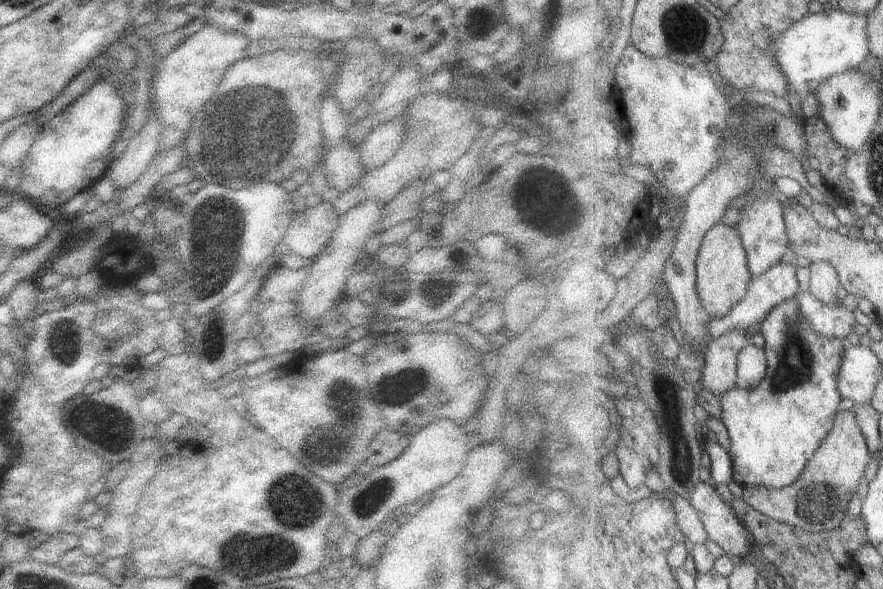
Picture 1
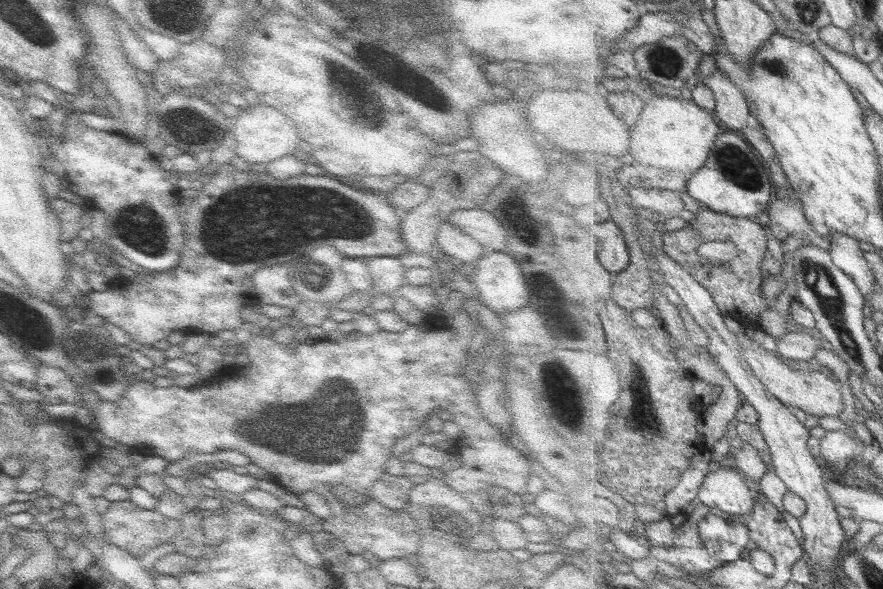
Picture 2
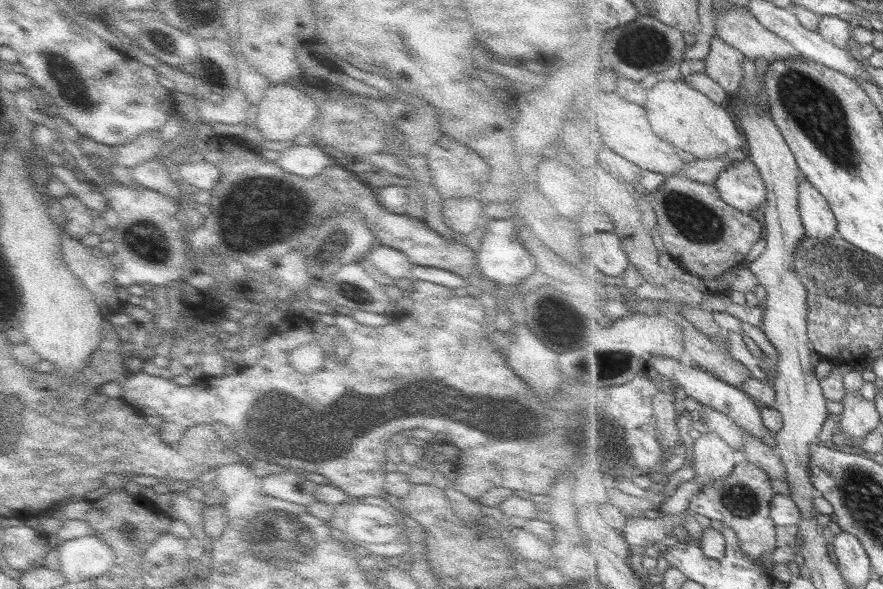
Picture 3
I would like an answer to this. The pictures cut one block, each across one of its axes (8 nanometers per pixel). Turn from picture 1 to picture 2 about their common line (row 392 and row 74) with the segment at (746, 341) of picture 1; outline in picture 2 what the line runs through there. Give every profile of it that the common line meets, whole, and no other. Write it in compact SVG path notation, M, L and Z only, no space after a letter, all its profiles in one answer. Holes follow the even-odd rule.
M722 70L710 76L706 84L716 96L716 109L714 110L717 120L725 129L733 132L742 132L752 122L752 110L750 102L742 89L733 84Z

